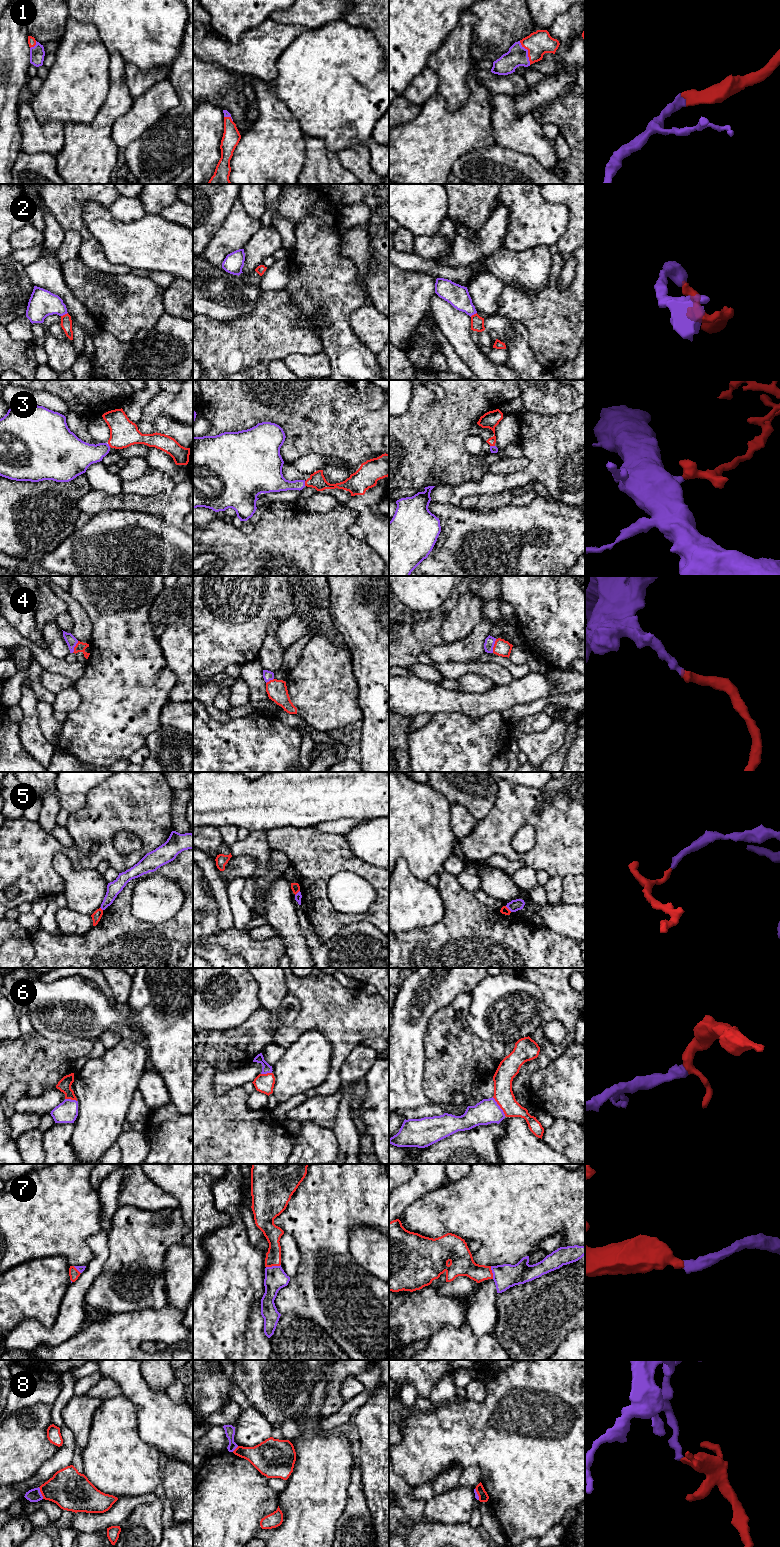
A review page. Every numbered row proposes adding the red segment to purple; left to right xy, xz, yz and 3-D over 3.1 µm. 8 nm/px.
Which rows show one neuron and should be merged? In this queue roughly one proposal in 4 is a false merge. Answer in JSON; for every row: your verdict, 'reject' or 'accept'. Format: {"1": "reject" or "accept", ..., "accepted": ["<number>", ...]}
{"1": "accept", "2": "accept", "3": "accept", "4": "accept", "5": "reject", "6": "accept", "7": "accept", "8": "reject", "accepted": ["1", "2", "3", "4", "6", "7"]}

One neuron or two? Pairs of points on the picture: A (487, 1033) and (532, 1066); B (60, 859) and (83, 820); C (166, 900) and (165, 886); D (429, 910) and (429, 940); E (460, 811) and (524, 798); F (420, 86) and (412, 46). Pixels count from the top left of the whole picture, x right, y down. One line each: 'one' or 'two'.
A: two
B: two
C: one
D: two
E: two
F: two

